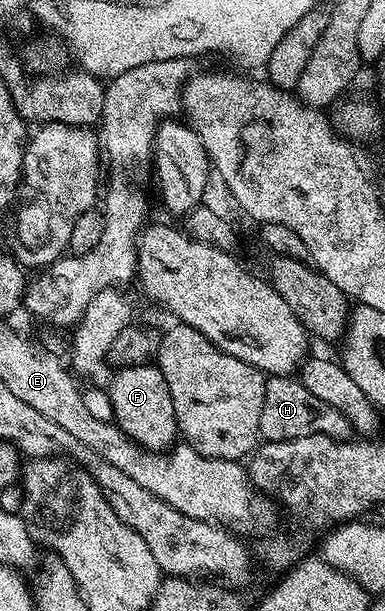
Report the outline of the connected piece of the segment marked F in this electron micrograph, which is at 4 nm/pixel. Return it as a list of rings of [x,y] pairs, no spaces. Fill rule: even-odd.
[[[155,365],[121,367],[117,376],[107,384],[113,406],[113,419],[122,434],[128,435],[138,447],[161,453],[174,446],[178,438],[177,418],[167,383]]]

